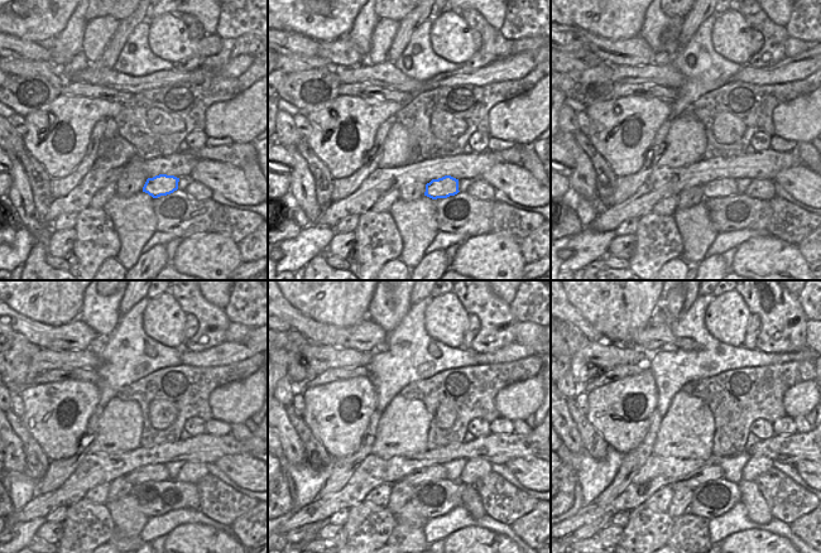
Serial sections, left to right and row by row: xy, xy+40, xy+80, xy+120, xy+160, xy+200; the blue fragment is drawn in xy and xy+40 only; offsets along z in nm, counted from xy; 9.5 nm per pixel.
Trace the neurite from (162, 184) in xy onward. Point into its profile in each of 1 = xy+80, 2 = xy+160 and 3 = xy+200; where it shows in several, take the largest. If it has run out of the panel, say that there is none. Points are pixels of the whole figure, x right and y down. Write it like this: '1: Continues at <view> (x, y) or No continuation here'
1: Continues at xy+80 (719, 188)
2: Continues at xy+160 (437, 472)
3: Continues at xy+200 (702, 475).

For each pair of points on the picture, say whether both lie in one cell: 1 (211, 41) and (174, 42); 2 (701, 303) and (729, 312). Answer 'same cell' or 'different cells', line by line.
1: same cell
2: different cells

